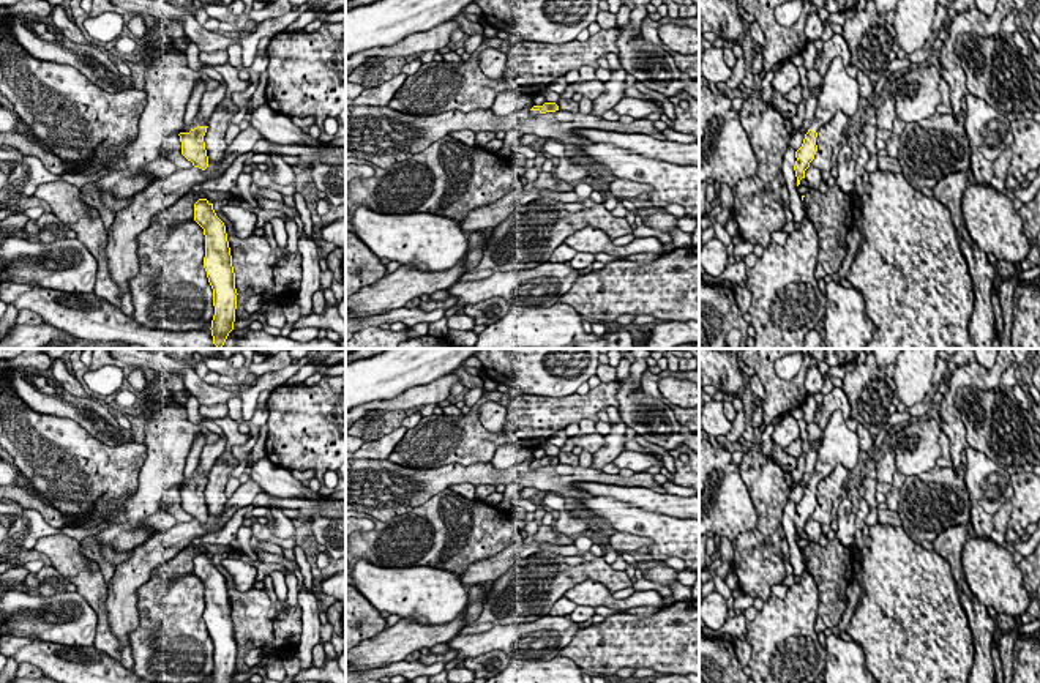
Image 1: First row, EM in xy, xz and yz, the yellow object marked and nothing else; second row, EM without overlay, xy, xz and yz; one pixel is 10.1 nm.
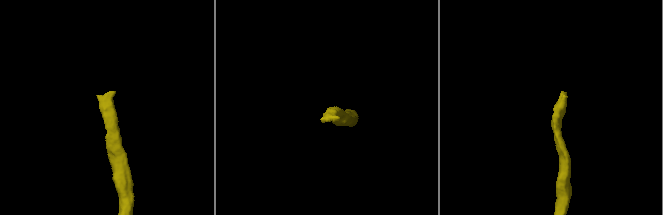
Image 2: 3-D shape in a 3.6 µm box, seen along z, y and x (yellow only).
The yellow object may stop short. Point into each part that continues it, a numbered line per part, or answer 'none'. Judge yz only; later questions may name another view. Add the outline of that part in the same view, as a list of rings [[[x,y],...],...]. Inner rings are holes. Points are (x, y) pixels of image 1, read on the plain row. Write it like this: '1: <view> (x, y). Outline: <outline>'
1: yz (840, 445). Outline: [[[835,410],[824,429],[810,483],[817,486],[838,464],[849,472],[857,472],[862,465],[862,457],[857,432],[847,427],[843,412]]]

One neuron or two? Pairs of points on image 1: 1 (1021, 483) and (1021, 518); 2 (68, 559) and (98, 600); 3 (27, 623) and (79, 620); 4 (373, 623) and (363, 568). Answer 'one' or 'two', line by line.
1: one
2: one
3: one
4: two

